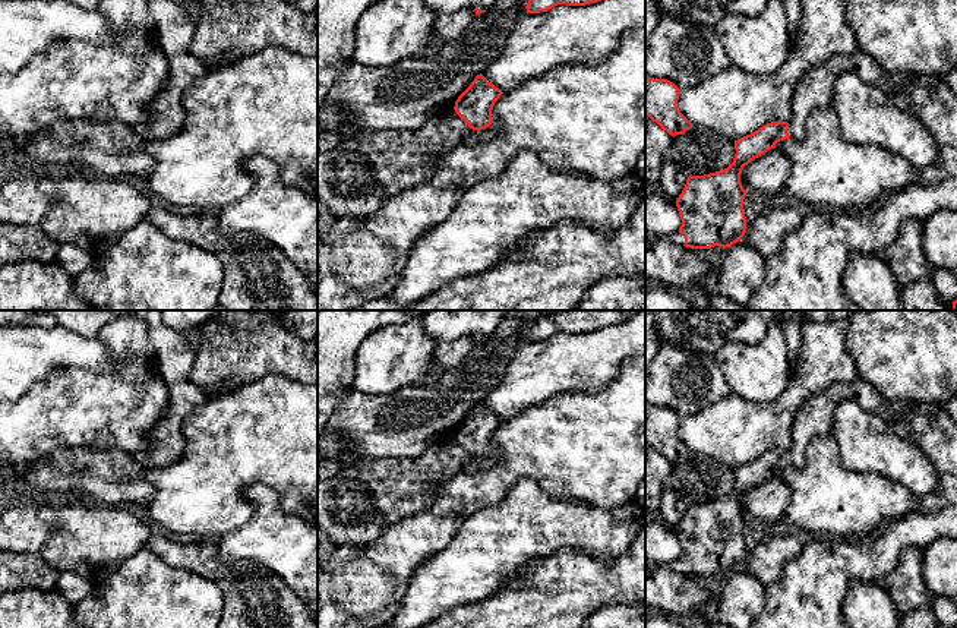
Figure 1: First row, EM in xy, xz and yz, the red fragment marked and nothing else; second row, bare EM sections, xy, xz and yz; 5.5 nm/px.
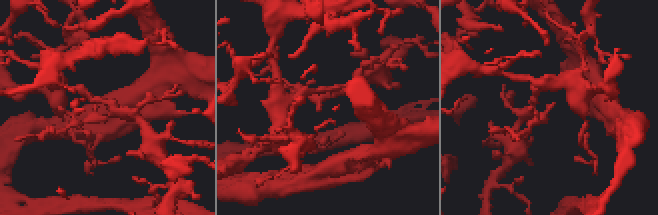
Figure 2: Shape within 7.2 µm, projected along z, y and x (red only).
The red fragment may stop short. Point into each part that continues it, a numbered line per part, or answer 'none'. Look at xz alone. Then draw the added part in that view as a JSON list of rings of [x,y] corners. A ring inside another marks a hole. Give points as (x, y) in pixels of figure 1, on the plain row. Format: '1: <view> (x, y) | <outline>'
1: xz (473, 464) | [[[492,451],[489,455],[481,457],[481,458],[470,457],[468,461],[464,464],[462,470],[467,470],[467,471],[484,470],[484,468],[493,466],[496,460],[498,460],[496,451]]]

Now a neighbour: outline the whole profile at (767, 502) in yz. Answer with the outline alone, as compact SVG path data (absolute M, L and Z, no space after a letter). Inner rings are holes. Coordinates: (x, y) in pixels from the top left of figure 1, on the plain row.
M773 476L743 495L740 511L748 521L767 527L784 517L789 501L789 486L780 477Z

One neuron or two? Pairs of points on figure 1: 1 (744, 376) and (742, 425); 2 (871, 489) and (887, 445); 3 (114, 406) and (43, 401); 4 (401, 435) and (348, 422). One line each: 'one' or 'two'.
1: two
2: two
3: one
4: one

